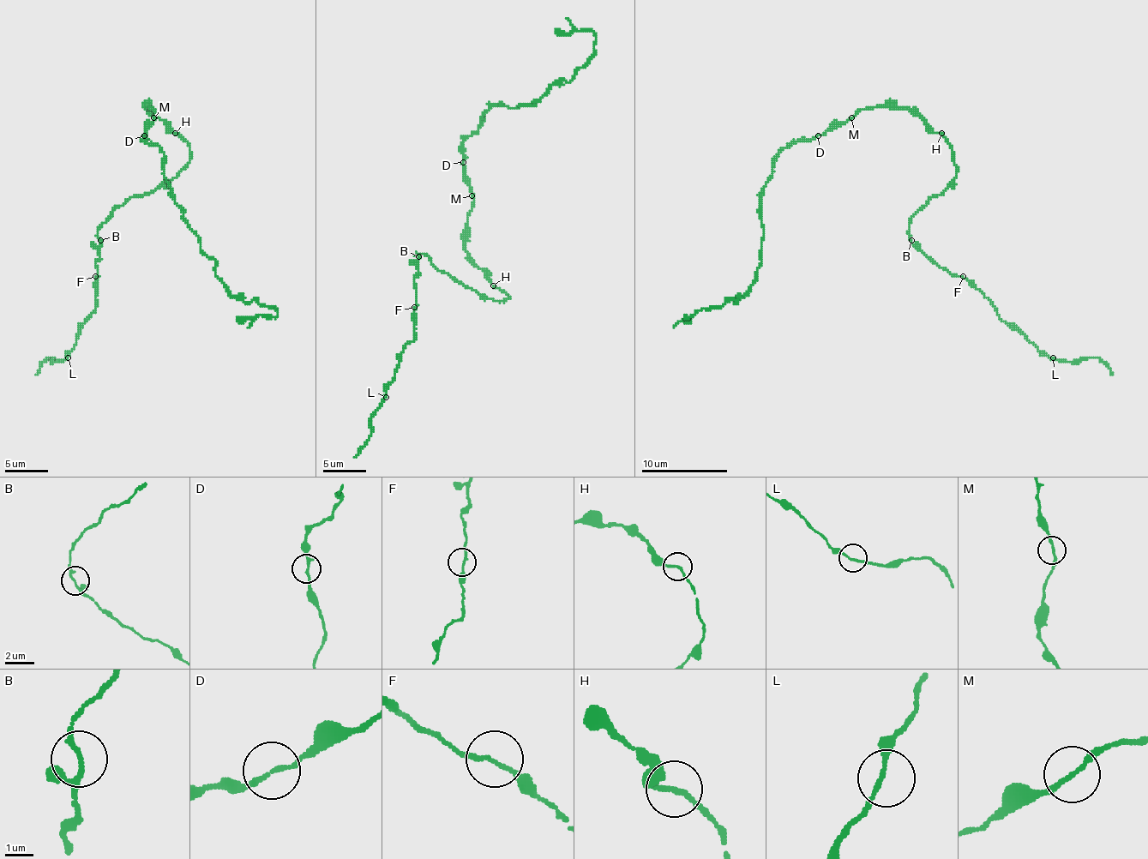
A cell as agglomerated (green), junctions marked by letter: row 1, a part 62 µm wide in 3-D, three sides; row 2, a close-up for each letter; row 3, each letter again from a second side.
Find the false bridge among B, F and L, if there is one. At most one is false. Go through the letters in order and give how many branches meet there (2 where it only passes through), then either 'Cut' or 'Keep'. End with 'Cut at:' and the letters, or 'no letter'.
B: Branches: 3. Keep
F: Branches: 2. Keep
L: Branches: 2. Keep
Cut at: no letter

